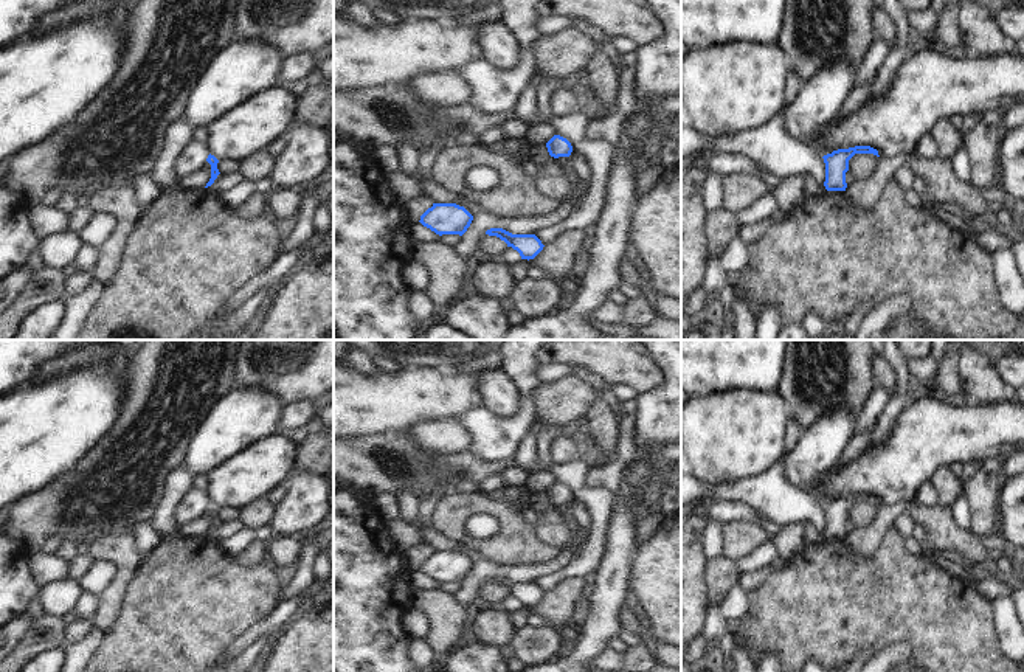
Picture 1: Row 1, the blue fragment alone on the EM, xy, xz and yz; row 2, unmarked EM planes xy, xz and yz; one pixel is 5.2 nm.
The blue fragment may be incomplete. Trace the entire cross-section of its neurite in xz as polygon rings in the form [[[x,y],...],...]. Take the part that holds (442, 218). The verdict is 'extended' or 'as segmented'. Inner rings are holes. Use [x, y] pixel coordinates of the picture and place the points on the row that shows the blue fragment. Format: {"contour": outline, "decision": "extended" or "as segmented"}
{"contour": [[[433,203],[420,216],[420,223],[436,234],[459,234],[462,236],[470,227],[473,216],[456,203]]], "decision": "as segmented"}

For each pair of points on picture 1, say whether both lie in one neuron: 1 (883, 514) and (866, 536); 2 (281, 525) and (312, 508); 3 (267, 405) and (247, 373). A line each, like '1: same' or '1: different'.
1: same
2: same
3: different

